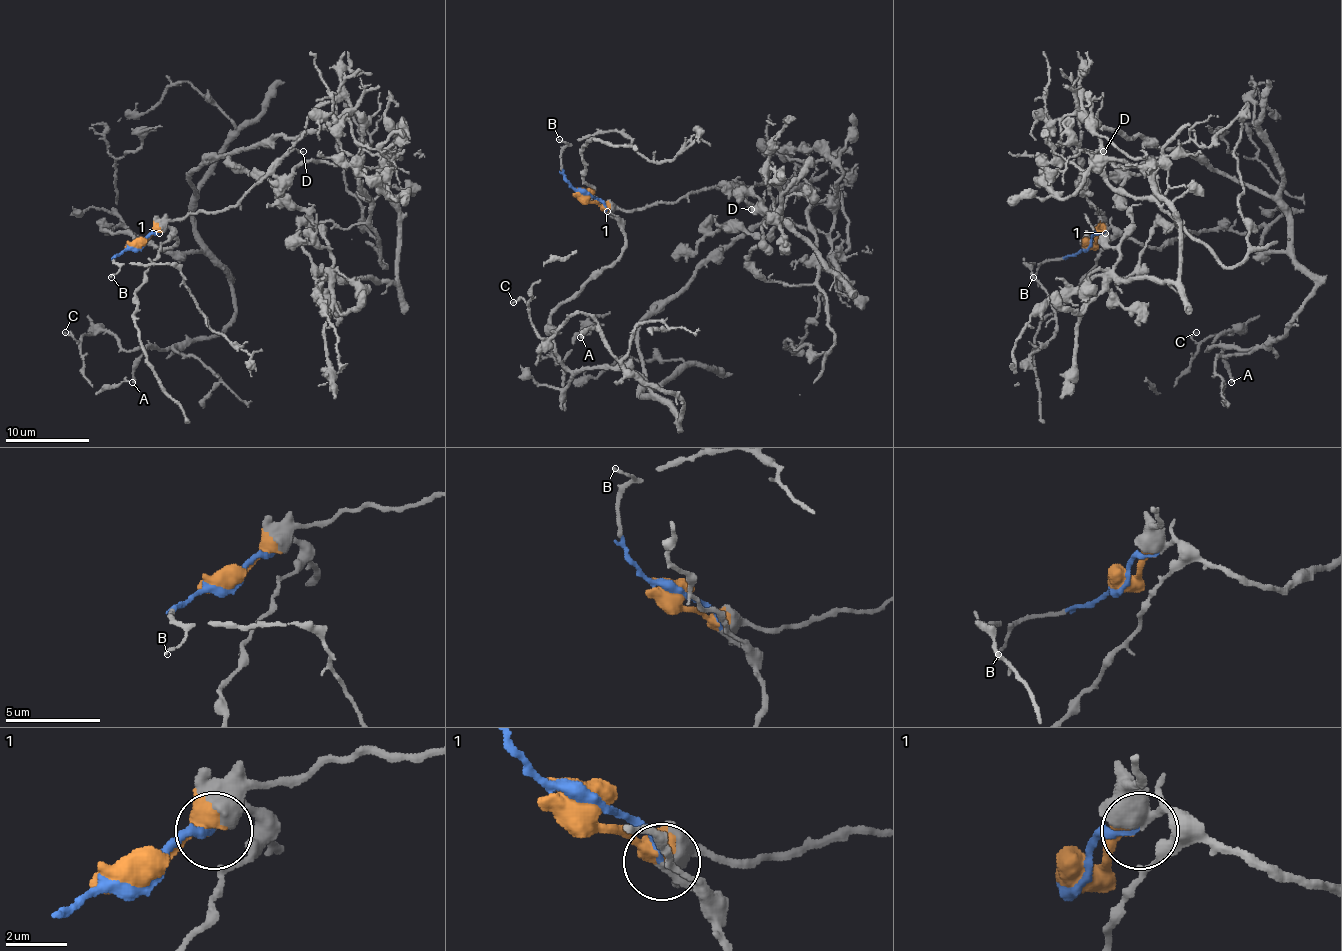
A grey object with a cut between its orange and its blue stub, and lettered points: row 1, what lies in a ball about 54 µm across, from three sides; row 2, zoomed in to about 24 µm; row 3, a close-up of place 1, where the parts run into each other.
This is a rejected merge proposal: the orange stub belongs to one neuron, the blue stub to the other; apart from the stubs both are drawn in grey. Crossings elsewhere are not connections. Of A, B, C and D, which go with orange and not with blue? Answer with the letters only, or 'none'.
D

